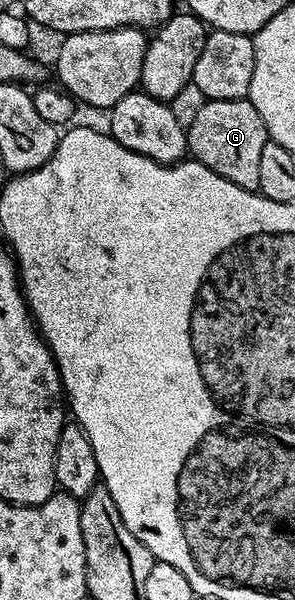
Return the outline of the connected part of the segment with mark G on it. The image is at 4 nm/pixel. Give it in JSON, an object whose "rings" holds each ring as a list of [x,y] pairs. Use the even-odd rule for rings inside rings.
{"rings":[[[206,100],[194,112],[186,128],[186,147],[193,159],[208,170],[228,178],[236,186],[258,192],[260,186],[260,154],[267,142],[266,127],[251,100]]]}

